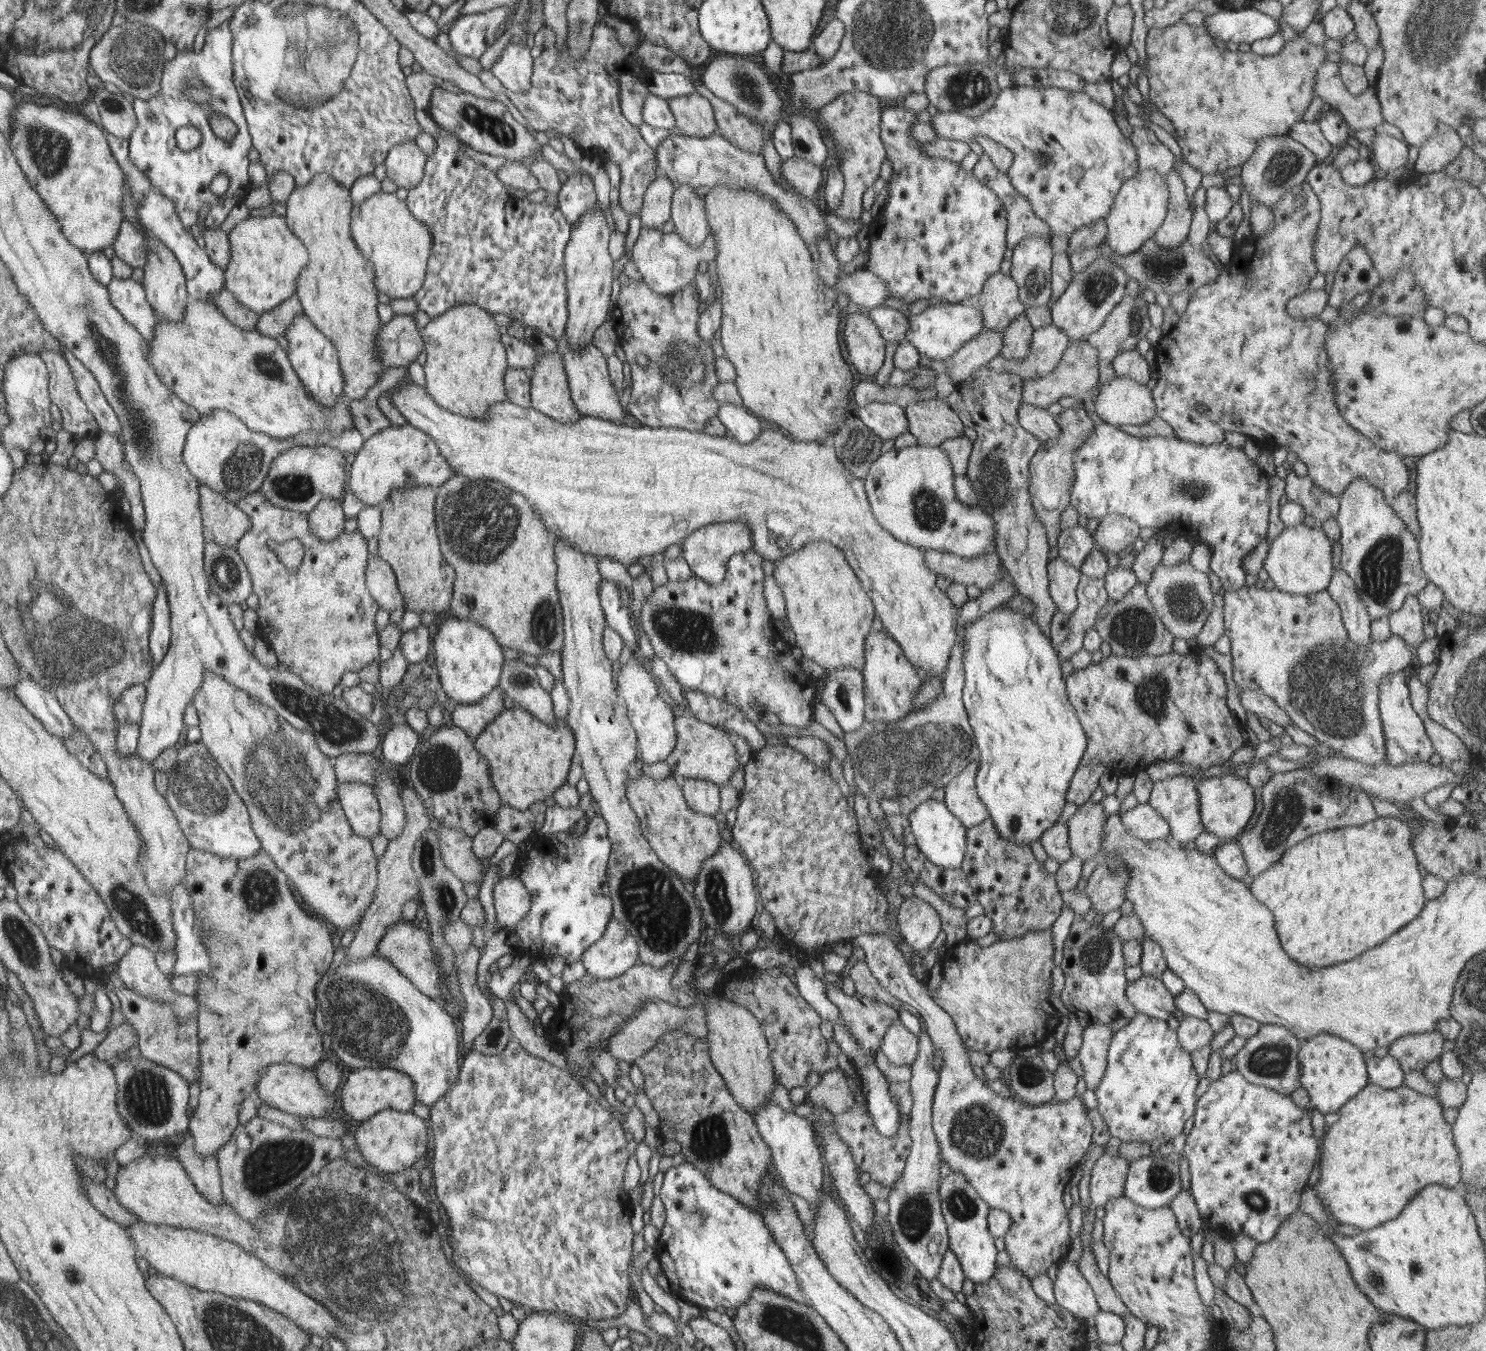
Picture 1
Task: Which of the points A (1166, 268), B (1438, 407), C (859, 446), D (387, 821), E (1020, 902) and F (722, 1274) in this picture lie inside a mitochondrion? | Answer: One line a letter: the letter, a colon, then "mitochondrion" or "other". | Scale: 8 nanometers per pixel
A: mitochondrion
B: other
C: mitochondrion
D: other
E: other
F: other

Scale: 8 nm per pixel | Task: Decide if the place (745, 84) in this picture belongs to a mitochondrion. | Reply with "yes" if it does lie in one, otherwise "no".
yes

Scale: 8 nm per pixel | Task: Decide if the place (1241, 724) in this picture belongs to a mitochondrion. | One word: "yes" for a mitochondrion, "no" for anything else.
no

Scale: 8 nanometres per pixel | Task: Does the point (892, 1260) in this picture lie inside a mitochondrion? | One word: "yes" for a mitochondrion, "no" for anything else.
yes

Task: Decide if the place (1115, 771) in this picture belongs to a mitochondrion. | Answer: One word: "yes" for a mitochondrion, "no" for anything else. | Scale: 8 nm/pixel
no

